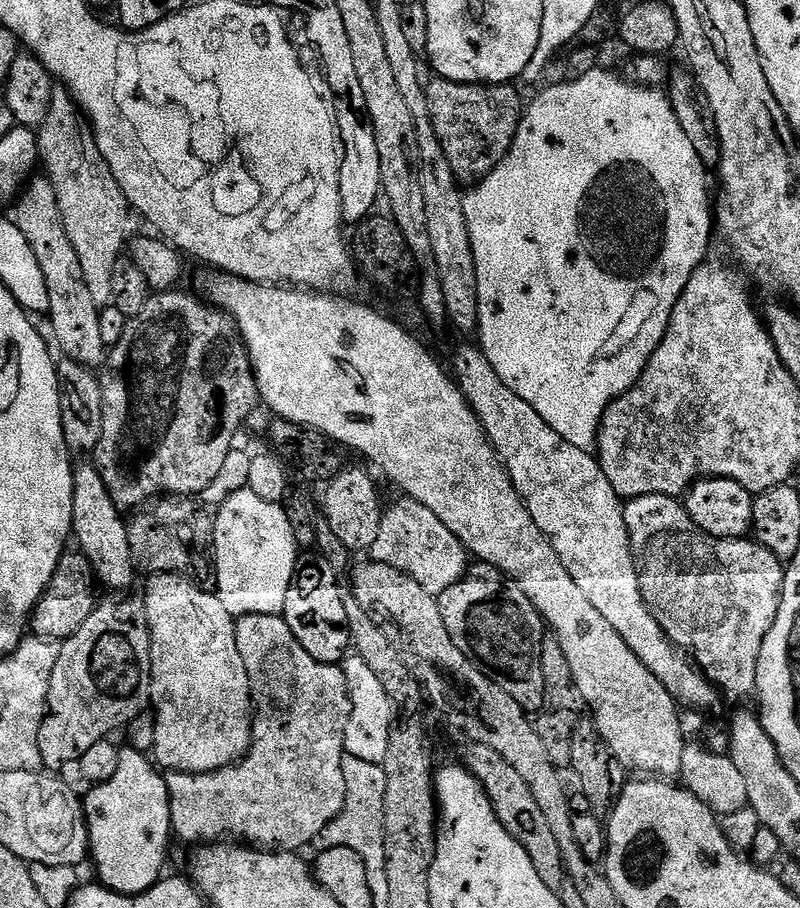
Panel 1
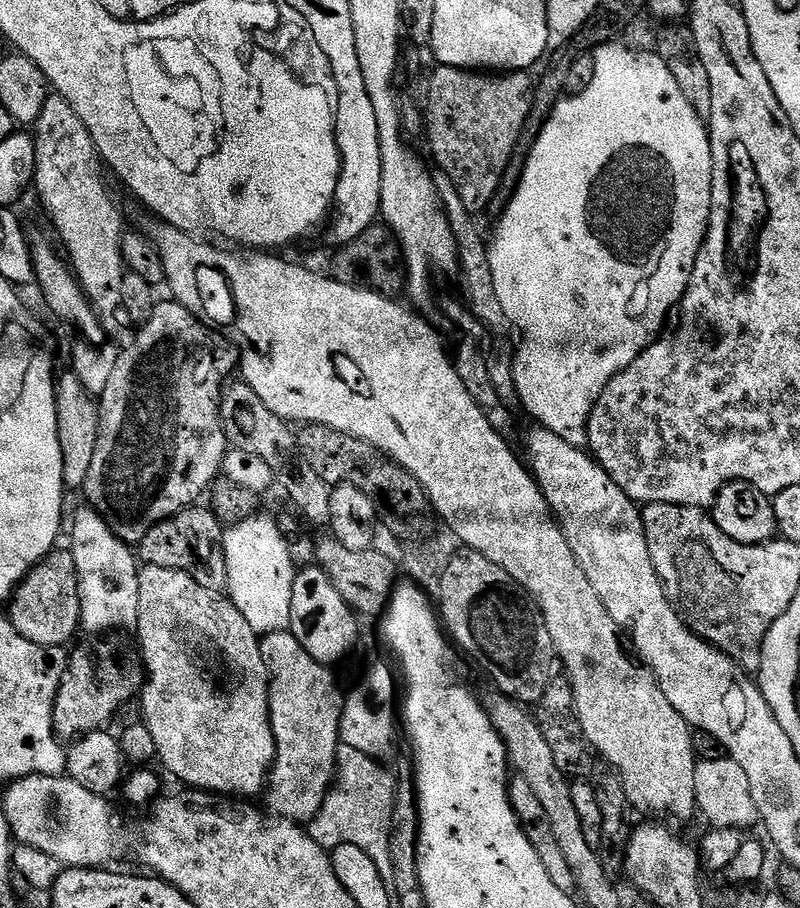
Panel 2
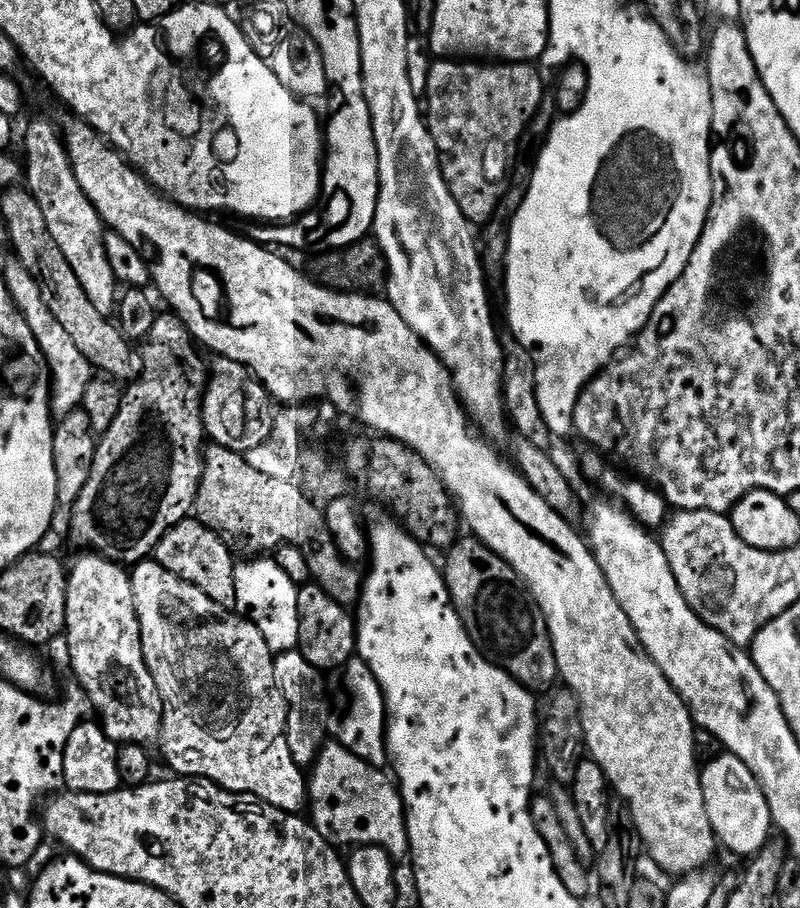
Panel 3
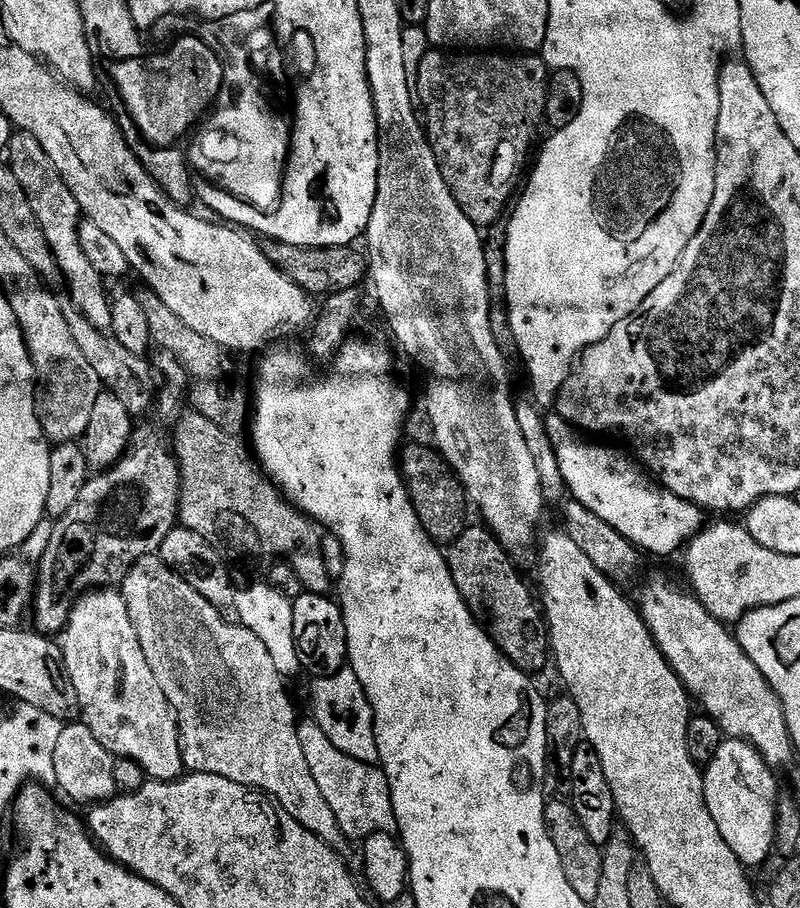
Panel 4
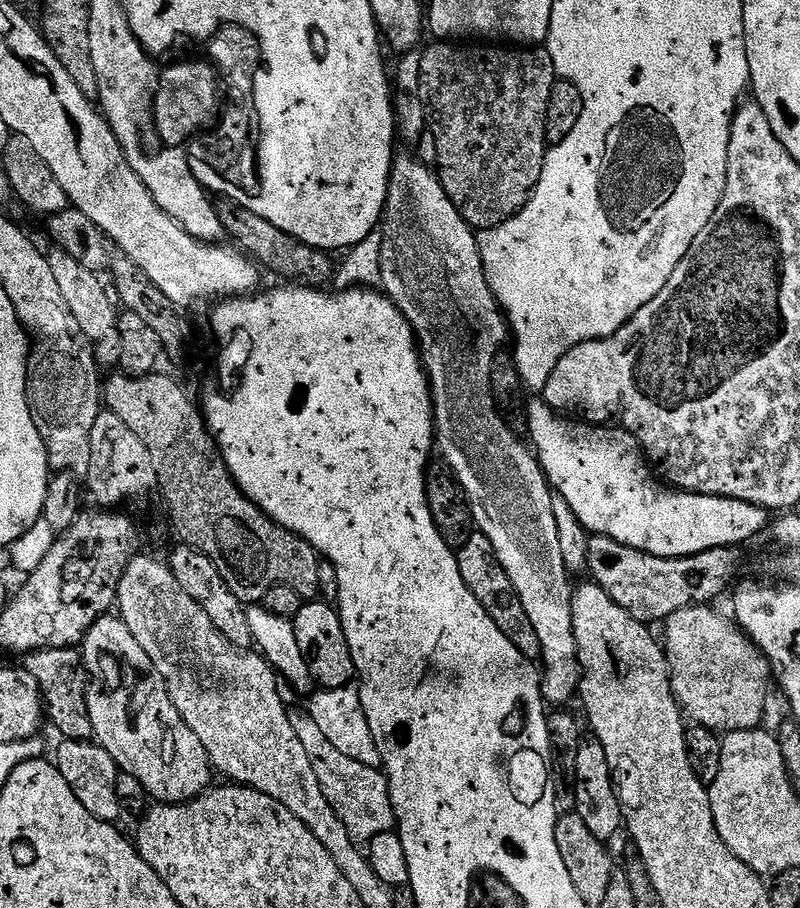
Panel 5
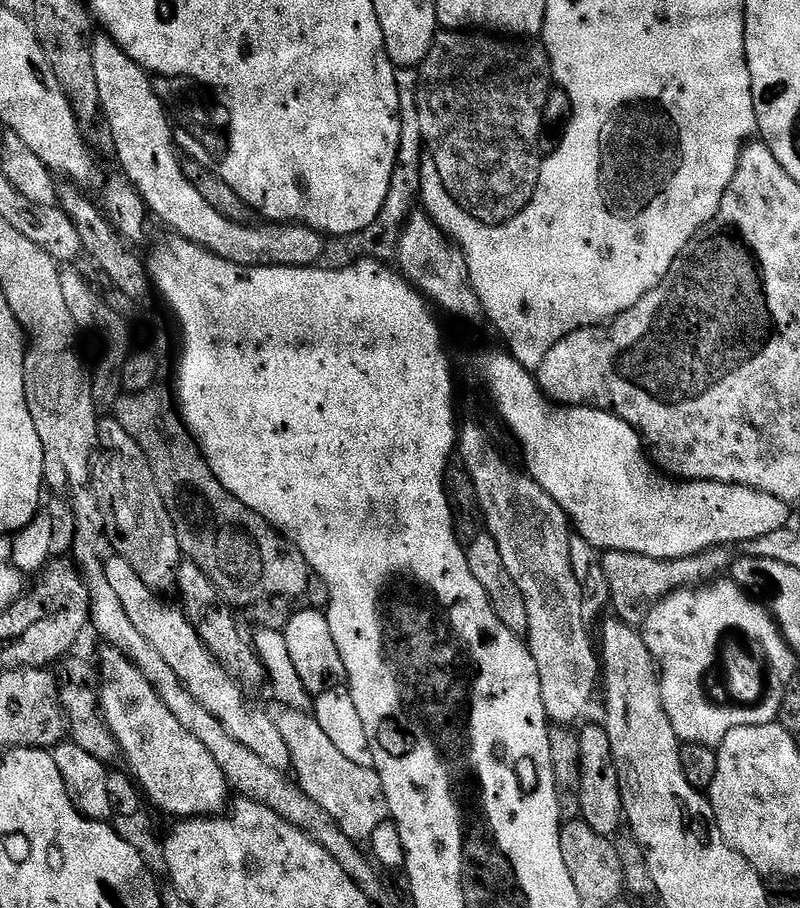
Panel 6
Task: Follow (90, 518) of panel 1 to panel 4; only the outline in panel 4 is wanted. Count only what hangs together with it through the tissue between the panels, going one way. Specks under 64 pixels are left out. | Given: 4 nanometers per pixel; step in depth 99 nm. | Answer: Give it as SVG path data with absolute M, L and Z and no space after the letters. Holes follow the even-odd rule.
M99 588L83 593L72 608L60 638L64 664L75 688L81 721L106 750L119 759L138 761L151 780L177 780L185 773L175 712L162 691L138 640L123 593Z

